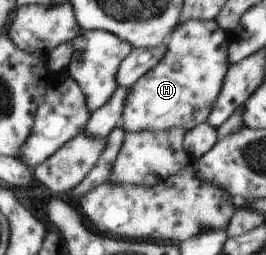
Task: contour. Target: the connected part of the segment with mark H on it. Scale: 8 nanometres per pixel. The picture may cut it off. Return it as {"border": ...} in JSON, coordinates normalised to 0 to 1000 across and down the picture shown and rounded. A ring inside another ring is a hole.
{"border":[[[703,78],[650,110],[632,141],[617,184],[628,188],[605,243],[545,282],[470,376],[466,431],[459,443],[455,494],[470,522],[538,518],[620,518],[650,502],[688,502],[711,514],[748,486],[771,482],[801,408],[835,345],[846,298],[861,275],[857,157],[861,110],[816,94],[808,78]]]}

